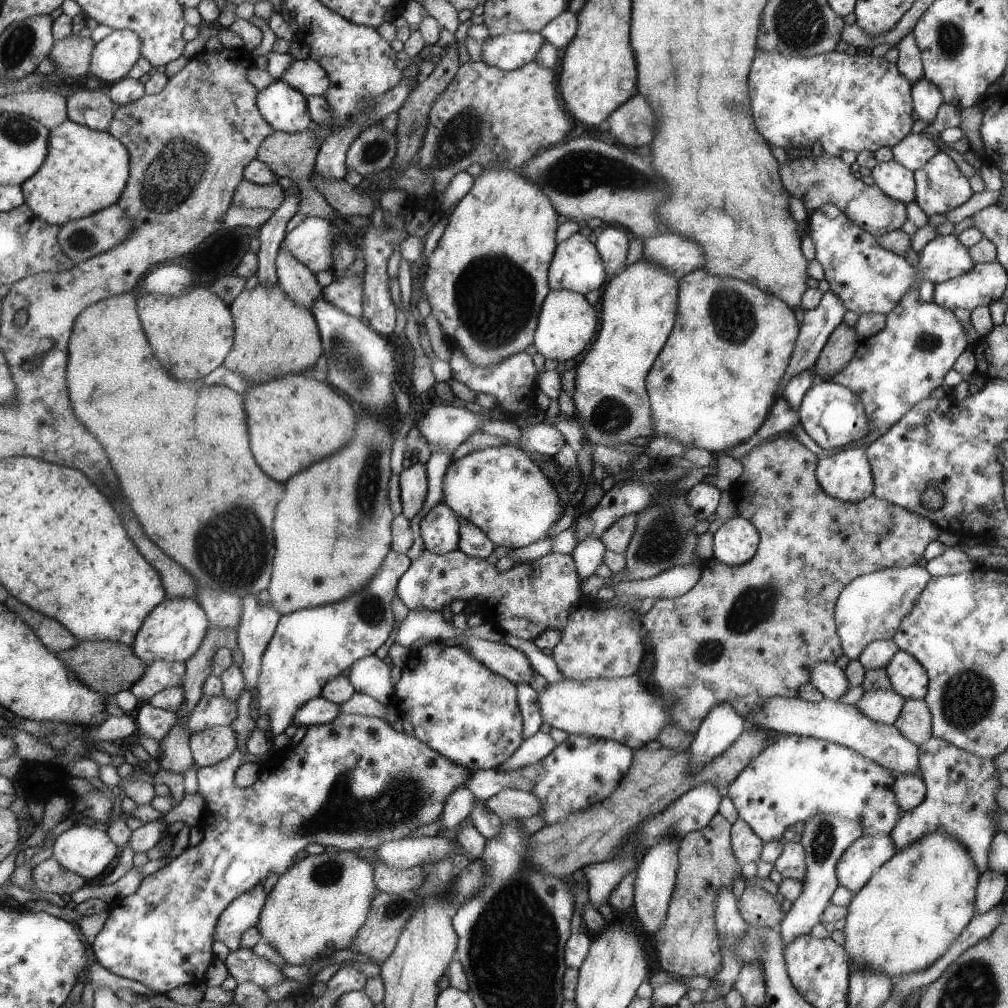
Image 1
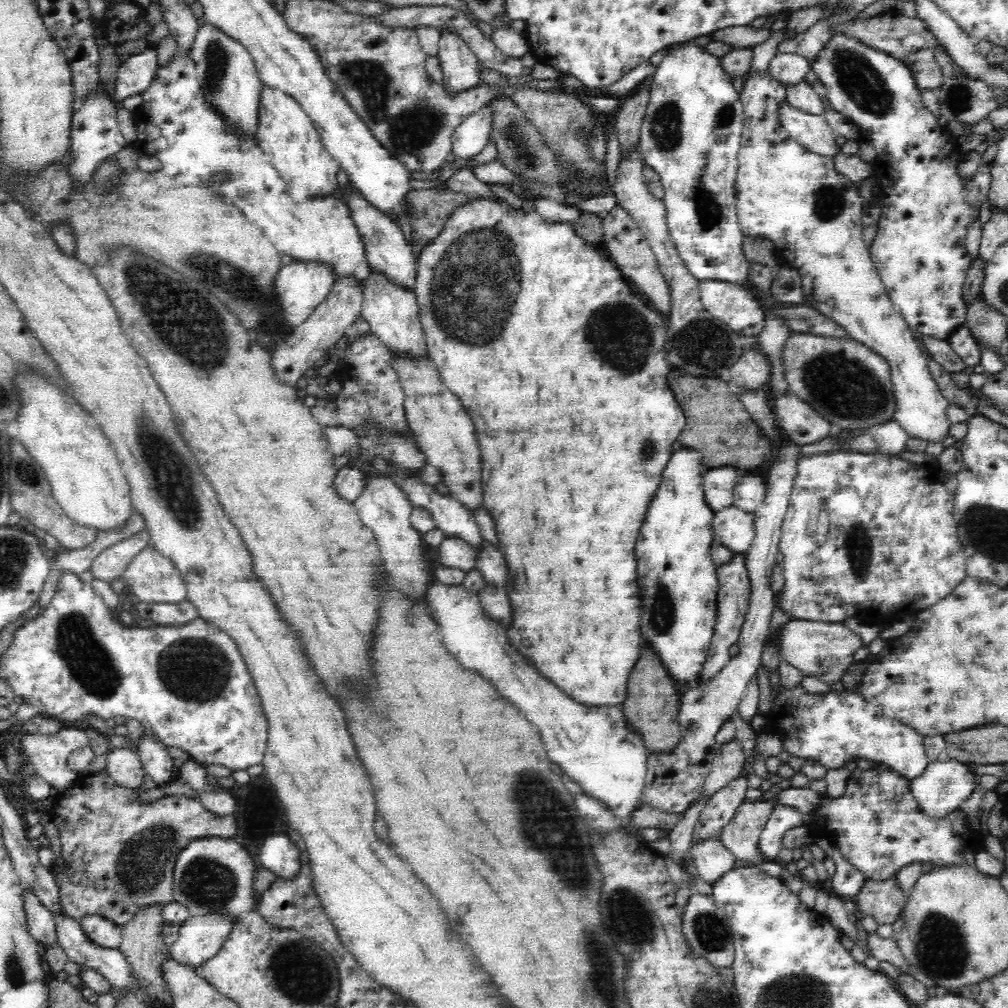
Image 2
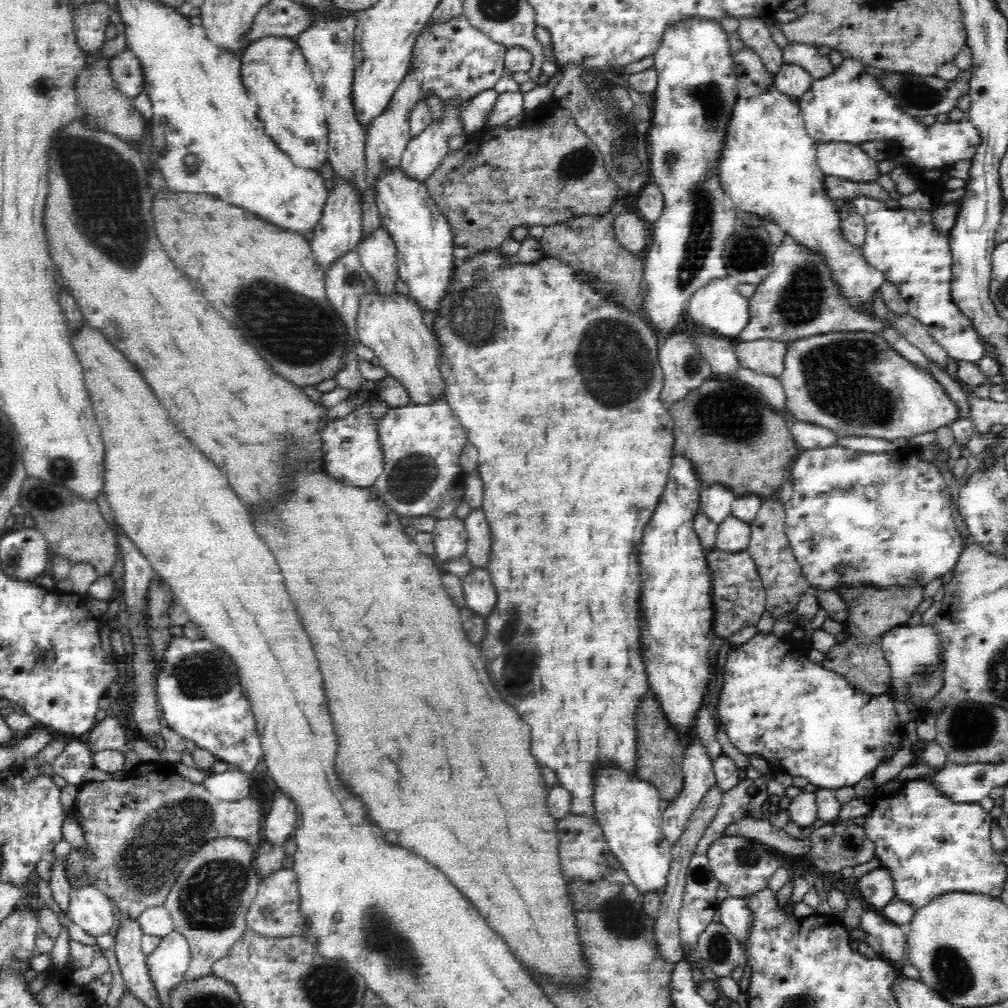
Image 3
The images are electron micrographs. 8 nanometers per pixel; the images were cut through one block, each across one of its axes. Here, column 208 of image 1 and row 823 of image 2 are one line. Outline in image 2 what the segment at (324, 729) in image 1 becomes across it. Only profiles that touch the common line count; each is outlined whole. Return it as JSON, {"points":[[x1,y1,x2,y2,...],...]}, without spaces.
{"points":[[875,763,872,769,862,770,851,766,852,773,848,778,844,794,833,799,828,794,821,794,823,798,818,802,818,808,809,814,802,814,794,807,775,805,763,832,759,836,759,852,772,861,778,859,778,852,783,847,783,836,788,830,794,828,809,828,813,836,825,835,832,838,833,849,842,855,844,860,852,863,854,867,862,871,865,880,890,879,902,867,910,863,932,862,934,867,944,867,948,864,973,864,975,852,983,846,983,837,968,829,964,814,955,811,949,816,934,818,925,816,911,790,911,782,892,771,888,766]]}

